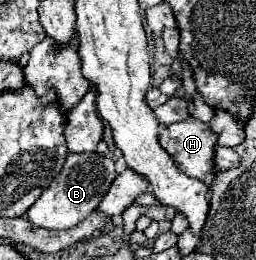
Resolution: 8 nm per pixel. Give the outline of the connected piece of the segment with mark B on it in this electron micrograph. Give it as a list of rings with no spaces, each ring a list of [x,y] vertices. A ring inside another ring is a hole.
[[[68,154],[62,172],[54,178],[52,186],[44,190],[44,194],[34,202],[34,206],[26,212],[28,220],[40,228],[48,230],[68,230],[90,216],[98,202],[102,202],[110,184],[116,178],[114,160],[104,154]]]

